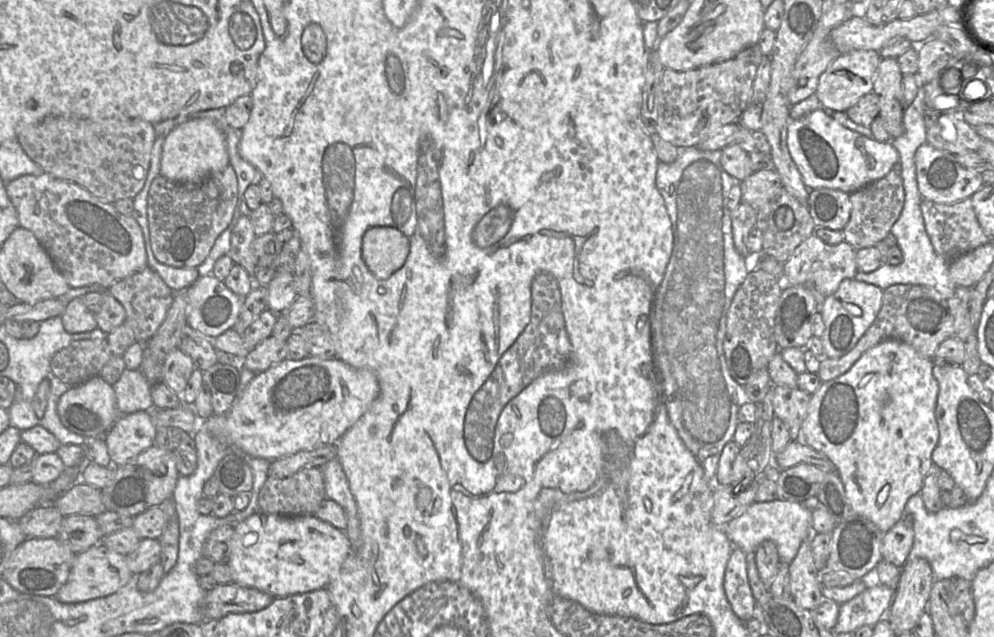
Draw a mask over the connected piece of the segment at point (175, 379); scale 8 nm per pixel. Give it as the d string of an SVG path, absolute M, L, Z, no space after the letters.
M178 347L164 361L163 383L177 395L181 395L195 369L192 359Z

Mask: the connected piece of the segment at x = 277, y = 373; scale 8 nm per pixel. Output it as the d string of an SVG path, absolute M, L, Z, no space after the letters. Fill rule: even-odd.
M307 357L302 360L285 359L282 362L273 365L264 372L257 373L248 386L239 392L231 408L222 415L211 415L207 419L199 419L199 430L205 429L209 434L224 442L228 446L233 446L240 451L256 458L264 458L269 461L276 460L285 456L293 455L302 451L312 451L325 446L332 446L367 412L379 394L379 382L376 374L367 368L353 368L333 357L322 359L318 357Z

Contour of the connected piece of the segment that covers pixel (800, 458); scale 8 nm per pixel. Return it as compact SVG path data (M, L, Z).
M791 441L782 452L775 455L775 465L780 469L800 463L815 465L825 473L836 471L834 463L825 454L800 442Z

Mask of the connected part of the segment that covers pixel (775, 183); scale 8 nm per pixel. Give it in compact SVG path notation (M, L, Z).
M775 169L754 172L741 182L742 202L759 209L782 187Z

